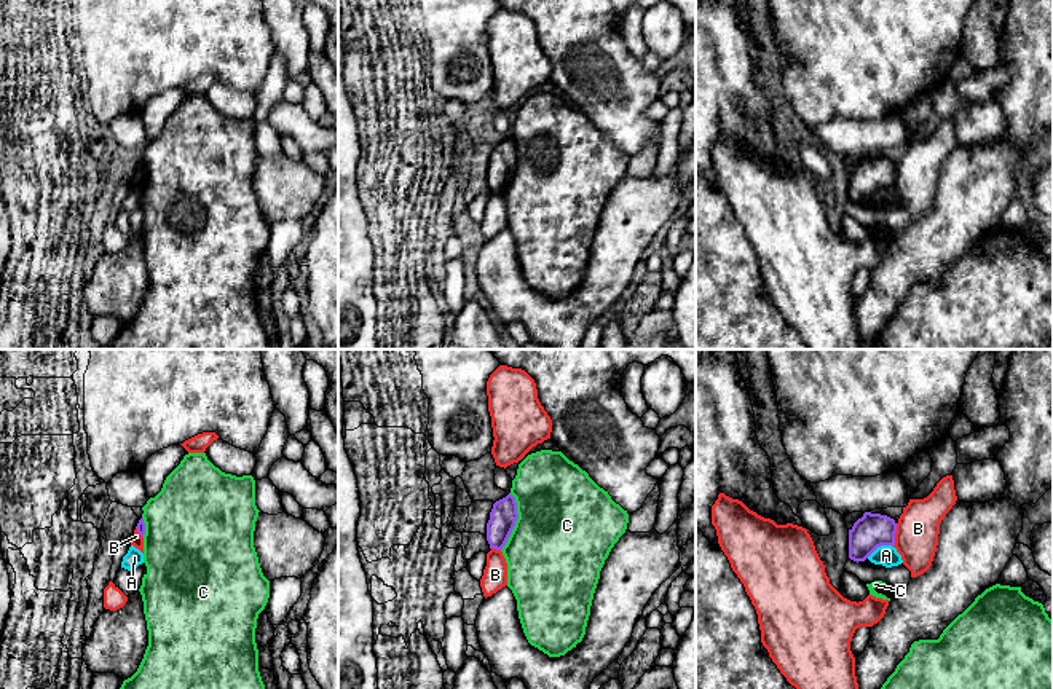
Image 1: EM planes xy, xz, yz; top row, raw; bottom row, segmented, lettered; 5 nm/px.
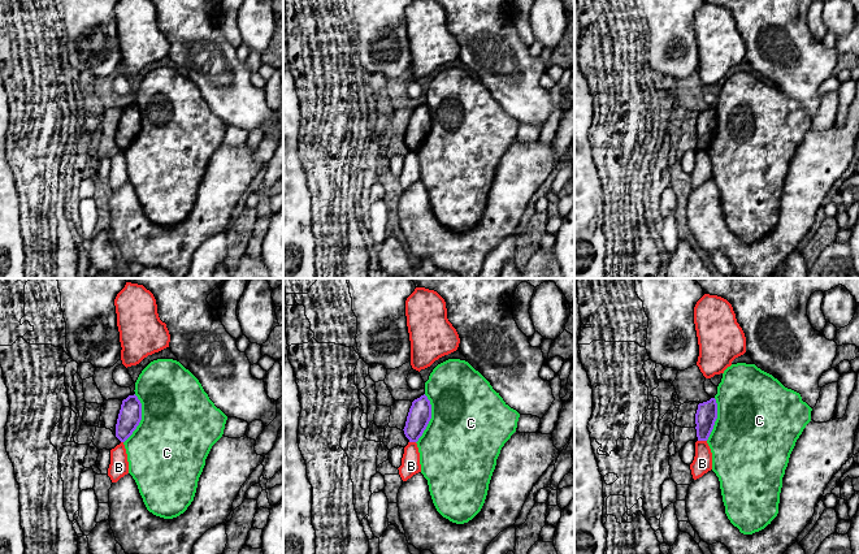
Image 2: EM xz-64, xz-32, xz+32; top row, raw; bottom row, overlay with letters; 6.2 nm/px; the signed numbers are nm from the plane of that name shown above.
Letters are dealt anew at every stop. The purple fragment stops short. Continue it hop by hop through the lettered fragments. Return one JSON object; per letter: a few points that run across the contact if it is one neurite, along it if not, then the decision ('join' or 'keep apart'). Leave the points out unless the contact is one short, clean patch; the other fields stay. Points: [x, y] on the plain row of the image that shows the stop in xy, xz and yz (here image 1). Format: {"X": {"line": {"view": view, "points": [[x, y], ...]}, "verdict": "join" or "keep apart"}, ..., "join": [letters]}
{"A": {"line": {"view": "yz", "points": [[892, 188], [878, 188], [867, 200]]}, "verdict": "keep apart"}, "B": {"line": {"view": "yz", "points": [[897, 166], [892, 188]]}, "verdict": "keep apart"}, "C": {"verdict": "keep apart"}, "join": []}

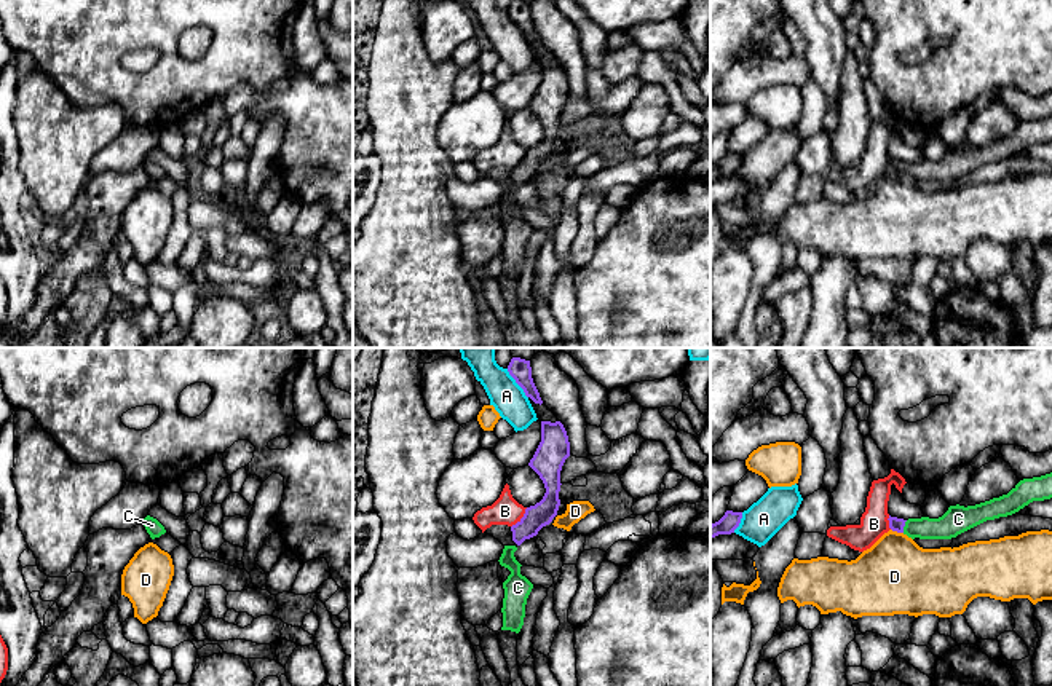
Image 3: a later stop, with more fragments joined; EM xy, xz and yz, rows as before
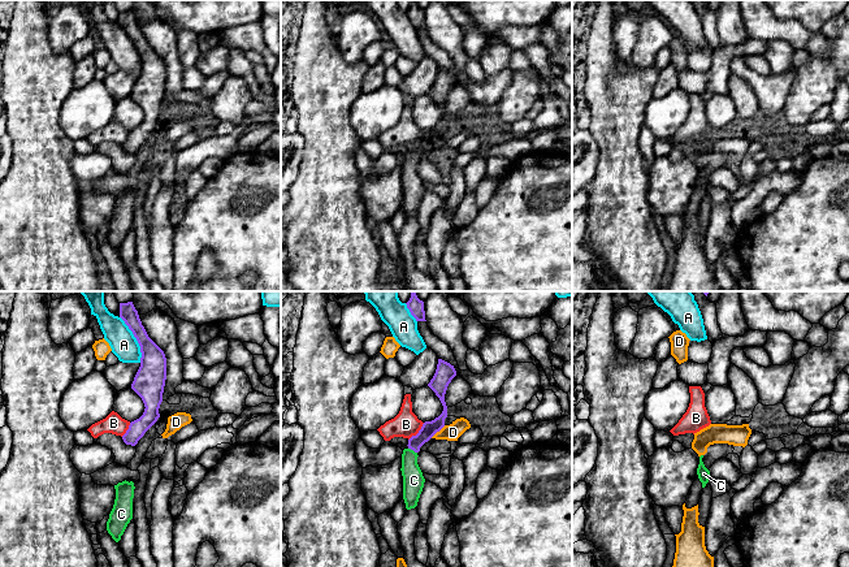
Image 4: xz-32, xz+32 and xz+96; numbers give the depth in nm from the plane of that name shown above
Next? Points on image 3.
{"A": {"verdict": "keep apart"}, "B": {"line": {"view": "xz", "points": [[527, 150], [511, 169]]}, "verdict": "keep apart"}, "C": {"line": {"view": "yz", "points": [[896, 166], [904, 168], [947, 169], [953, 165]]}, "verdict": "join"}, "D": {"verdict": "keep apart"}, "join": ["C"]}

